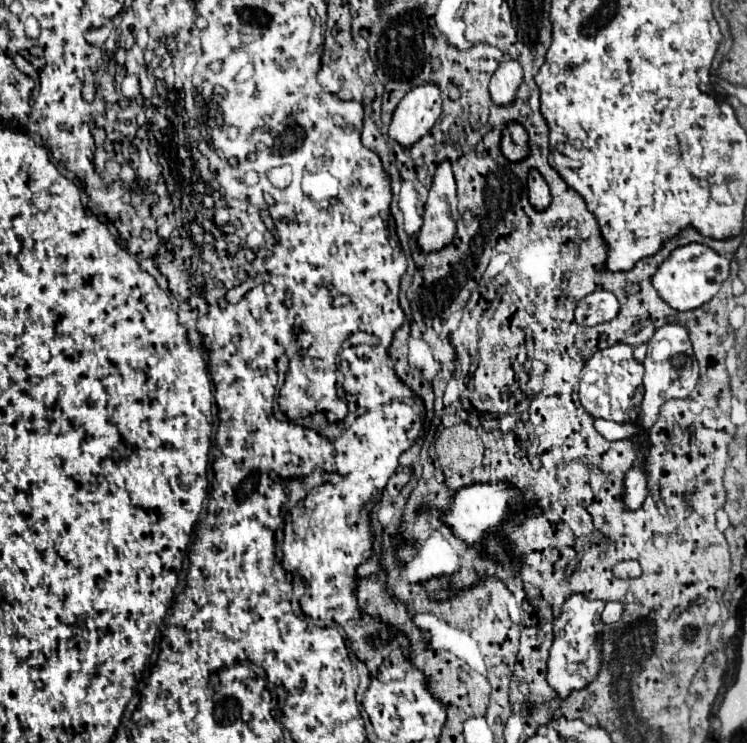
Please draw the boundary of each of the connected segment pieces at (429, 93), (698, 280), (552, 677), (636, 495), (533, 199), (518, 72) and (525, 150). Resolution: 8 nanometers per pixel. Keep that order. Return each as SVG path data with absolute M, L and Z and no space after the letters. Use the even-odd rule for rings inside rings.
M433 84L417 86L405 94L393 112L389 126L389 138L399 142L403 148L419 142L441 114L441 94Z
M689 244L689 246L677 248L659 266L659 270L653 276L653 288L673 310L687 312L707 304L719 292L727 276L729 276L729 260L725 256L719 256L705 244Z
M575 594L563 604L561 616L555 620L555 640L551 646L551 656L547 664L547 682L559 694L559 698L567 698L573 690L583 690L593 678L587 676L587 658L589 650L595 648L599 632L601 632L601 618L605 624L617 622L623 614L623 602L607 602L603 610L603 602L595 600L589 602L585 596ZM601 616L601 618L599 618Z
M637 462L625 476L625 494L623 494L623 500L625 504L633 510L637 508L641 502L643 502L643 496L647 492L647 486L645 486L645 472L641 470L641 462Z
M537 170L529 172L529 202L535 210L545 210L551 204L551 192L547 182L543 180L543 176Z
M515 60L501 62L489 84L493 102L497 106L509 106L509 102L517 98L517 86L521 86L521 82L523 82L523 70L519 62Z
M509 124L503 130L501 152L511 162L521 162L529 156L529 136L521 124Z

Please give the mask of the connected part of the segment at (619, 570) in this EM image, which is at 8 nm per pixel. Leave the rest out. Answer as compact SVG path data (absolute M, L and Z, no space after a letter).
M625 560L613 566L613 576L623 578L623 580L631 580L631 578L639 578L643 574L641 564L637 560Z

